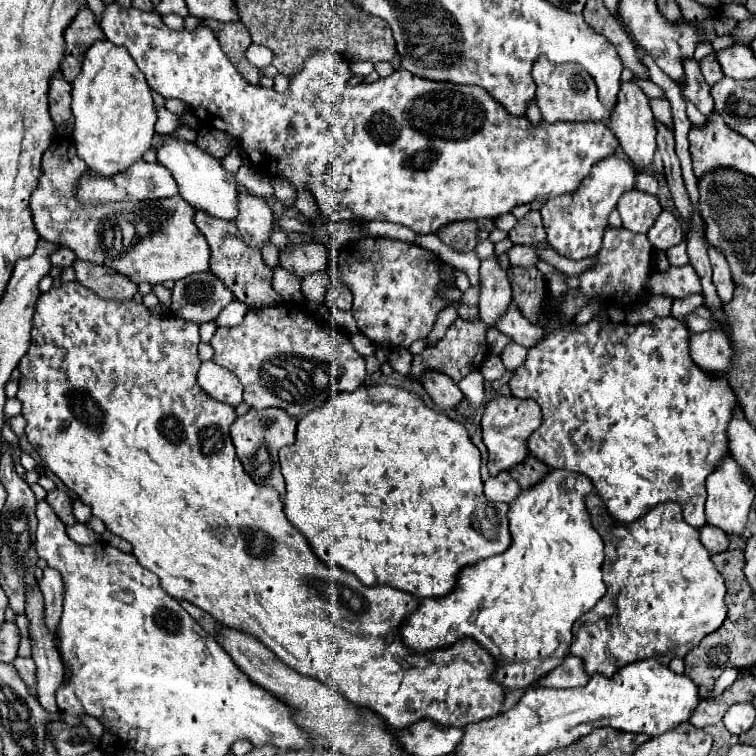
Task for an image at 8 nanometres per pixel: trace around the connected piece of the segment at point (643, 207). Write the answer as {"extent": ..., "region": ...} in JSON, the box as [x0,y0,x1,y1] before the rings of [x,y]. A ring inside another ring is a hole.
{"extent":[618,190,662,234],"region":[[[630,190],[618,200],[618,212],[626,230],[646,234],[662,212],[658,198],[640,190]]]}

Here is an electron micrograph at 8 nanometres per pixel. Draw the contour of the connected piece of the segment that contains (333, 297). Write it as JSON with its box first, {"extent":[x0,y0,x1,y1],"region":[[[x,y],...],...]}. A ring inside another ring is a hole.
{"extent":[326,284,352,312],"region":[[[328,284],[326,306],[338,312],[348,312],[352,306],[352,292],[348,292],[348,288],[342,284]]]}

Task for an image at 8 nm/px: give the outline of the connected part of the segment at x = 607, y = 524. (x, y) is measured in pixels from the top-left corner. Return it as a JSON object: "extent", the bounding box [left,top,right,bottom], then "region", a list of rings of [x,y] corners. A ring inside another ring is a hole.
{"extent":[570,492,728,676],"region":[[[594,492],[586,496],[586,508],[590,512],[592,526],[604,540],[606,560],[602,564],[602,574],[608,588],[604,598],[574,624],[574,642],[570,646],[570,654],[576,654],[584,660],[584,668],[590,676],[596,672],[612,676],[616,670],[646,658],[660,660],[660,664],[668,666],[672,658],[684,658],[706,634],[722,626],[728,612],[724,602],[724,578],[714,568],[710,552],[700,544],[698,530],[684,522],[680,504],[658,504],[630,524],[620,524],[614,520],[606,512],[600,496]]]}

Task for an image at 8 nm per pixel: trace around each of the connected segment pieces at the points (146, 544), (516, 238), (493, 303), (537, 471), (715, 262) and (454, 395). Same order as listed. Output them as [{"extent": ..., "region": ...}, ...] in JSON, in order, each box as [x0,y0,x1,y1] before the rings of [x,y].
[{"extent":[16,282,504,730],"region":[[[80,282],[54,286],[50,292],[44,292],[40,296],[36,306],[38,308],[34,314],[30,350],[22,356],[18,364],[20,380],[18,380],[16,398],[22,402],[22,416],[26,418],[26,428],[24,428],[26,438],[36,448],[44,468],[48,468],[54,476],[58,476],[68,490],[72,490],[84,504],[88,504],[92,508],[92,514],[104,522],[106,530],[132,544],[132,554],[136,556],[138,564],[154,572],[160,578],[162,588],[172,598],[200,606],[220,624],[258,638],[290,668],[340,690],[350,702],[374,710],[394,730],[404,730],[420,720],[432,720],[434,724],[440,726],[464,728],[472,722],[492,718],[500,712],[504,690],[500,684],[492,680],[494,660],[480,644],[474,644],[474,640],[460,640],[446,650],[428,652],[424,656],[404,648],[398,628],[402,620],[408,618],[418,608],[418,598],[412,598],[408,592],[400,592],[390,586],[364,586],[360,584],[360,580],[356,580],[354,574],[334,570],[322,560],[318,560],[310,550],[306,538],[288,522],[280,494],[270,486],[254,484],[254,480],[244,472],[234,452],[234,444],[230,440],[230,426],[238,416],[236,410],[224,402],[212,400],[196,382],[196,374],[200,368],[198,324],[180,320],[178,316],[172,314],[162,314],[162,316],[152,314],[144,304],[136,304],[134,300],[124,300],[124,302],[104,300],[96,296],[92,290],[84,288]]]},{"extent":[510,210,546,244],"region":[[[532,210],[522,220],[518,220],[518,224],[510,230],[510,240],[514,244],[542,244],[546,240],[546,232],[542,226],[540,212]]]},{"extent":[480,256,512,326],"region":[[[490,256],[482,260],[480,264],[480,318],[494,326],[498,318],[508,310],[508,304],[512,300],[512,288],[510,280],[506,276],[506,270],[500,268],[498,258]]]},{"extent":[510,454,550,490],"region":[[[528,454],[528,458],[518,464],[516,468],[510,470],[510,476],[522,486],[522,490],[532,488],[534,484],[538,484],[540,480],[544,480],[544,476],[550,472],[550,468],[546,464],[540,464],[534,456]]]},{"extent":[708,244,734,304],"region":[[[708,244],[708,258],[710,258],[712,270],[714,270],[714,286],[718,290],[718,296],[724,304],[728,304],[732,300],[732,294],[734,294],[734,282],[730,276],[728,262],[726,262],[724,254],[718,252],[712,244]]]},{"extent":[418,372,464,410],"region":[[[426,372],[418,382],[426,388],[434,404],[444,410],[456,408],[464,400],[464,394],[460,392],[458,384],[450,376],[444,376],[440,372]]]}]

